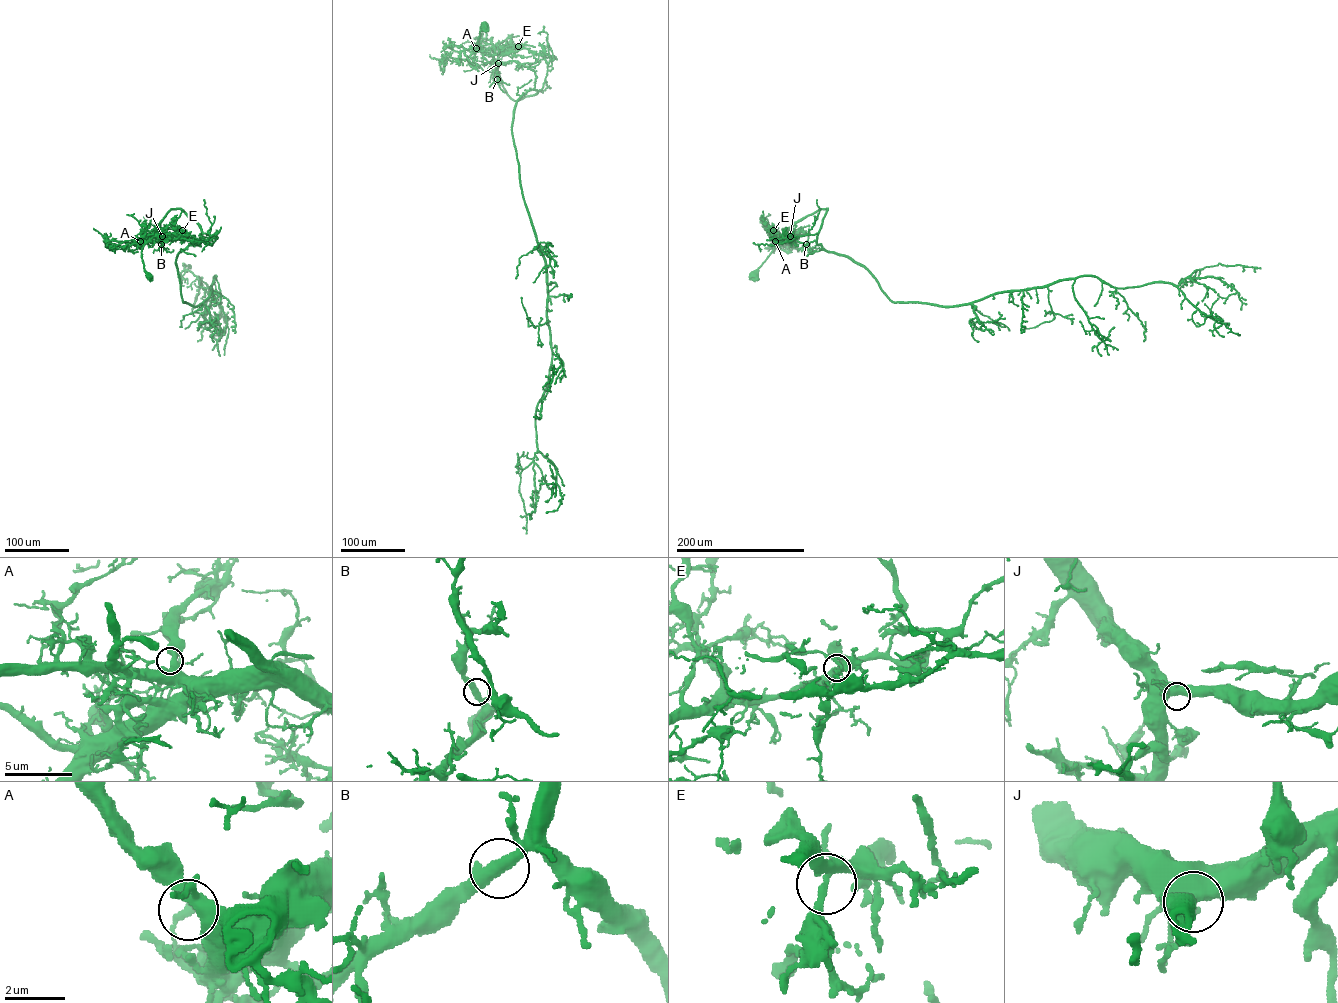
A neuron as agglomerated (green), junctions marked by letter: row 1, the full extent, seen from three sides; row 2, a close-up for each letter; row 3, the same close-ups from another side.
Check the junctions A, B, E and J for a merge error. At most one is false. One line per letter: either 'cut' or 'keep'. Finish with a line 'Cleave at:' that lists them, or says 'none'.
A: keep
B: keep
E: cut
J: keep
Cleave at: E

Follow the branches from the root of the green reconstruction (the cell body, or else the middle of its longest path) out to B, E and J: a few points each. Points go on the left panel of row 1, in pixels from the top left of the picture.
B: (148, 276), (142, 248), (156, 233), (161, 235), (161, 231), (162, 244)
E: (148, 276), (142, 248), (154, 237), (166, 239), (182, 230)
J: (148, 276), (142, 248), (156, 234), (162, 236)

